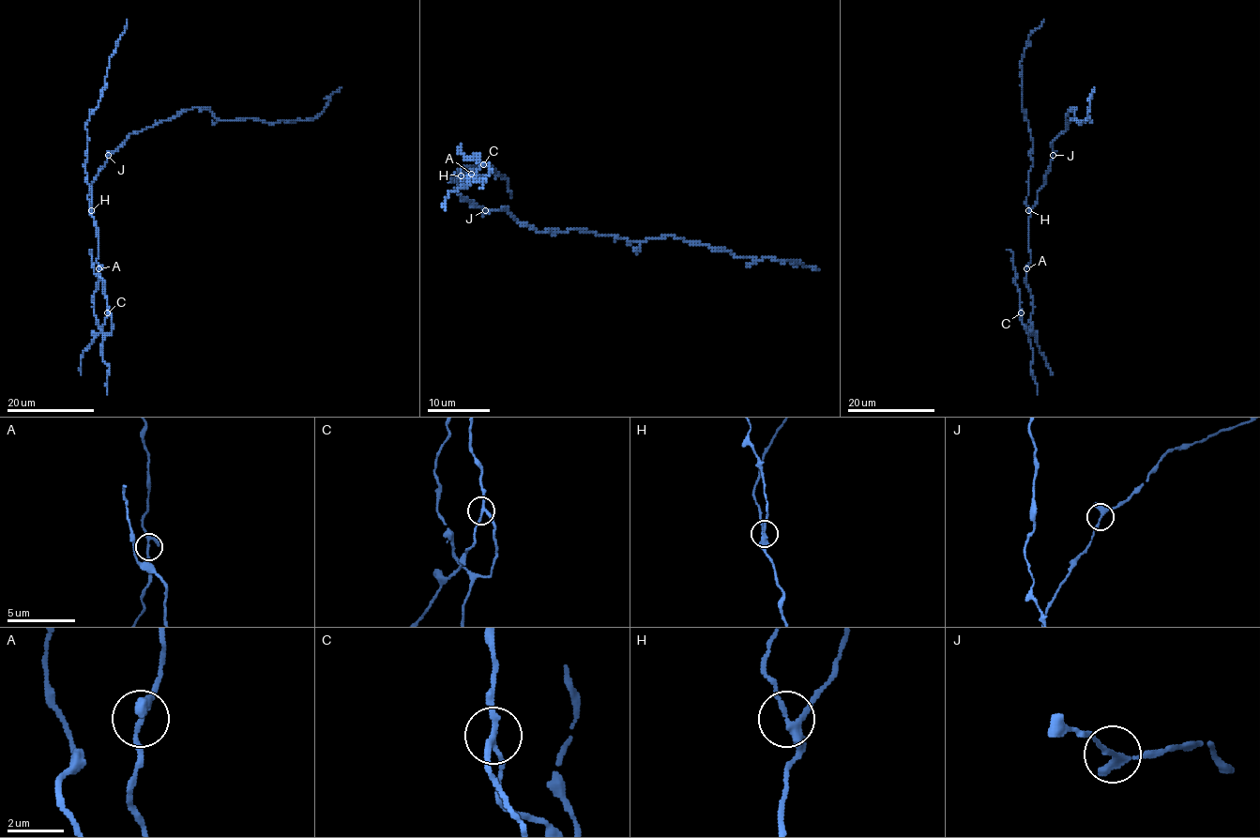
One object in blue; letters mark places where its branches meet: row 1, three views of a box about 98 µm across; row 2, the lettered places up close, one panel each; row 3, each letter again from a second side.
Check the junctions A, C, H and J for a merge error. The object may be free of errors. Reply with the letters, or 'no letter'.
C

